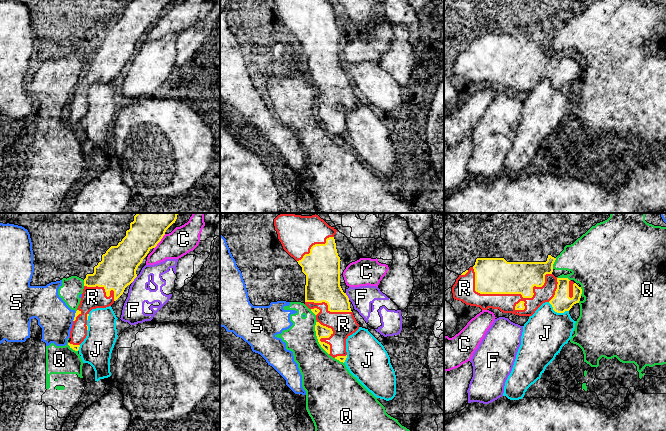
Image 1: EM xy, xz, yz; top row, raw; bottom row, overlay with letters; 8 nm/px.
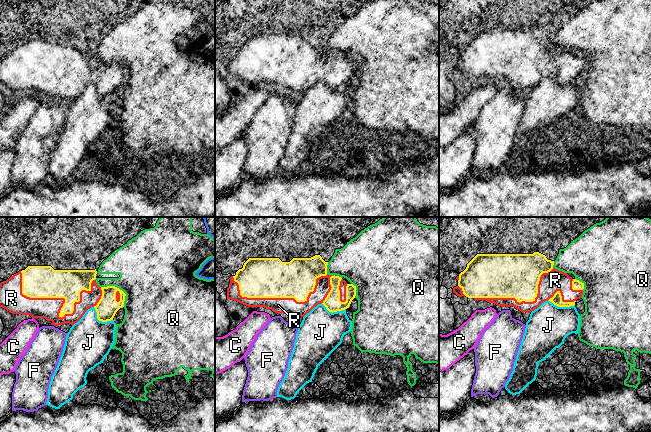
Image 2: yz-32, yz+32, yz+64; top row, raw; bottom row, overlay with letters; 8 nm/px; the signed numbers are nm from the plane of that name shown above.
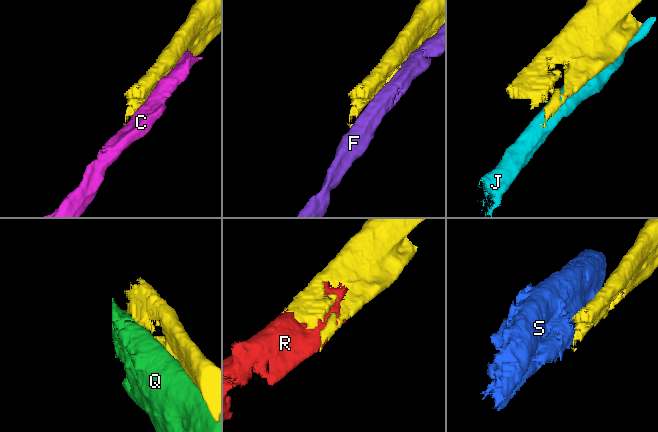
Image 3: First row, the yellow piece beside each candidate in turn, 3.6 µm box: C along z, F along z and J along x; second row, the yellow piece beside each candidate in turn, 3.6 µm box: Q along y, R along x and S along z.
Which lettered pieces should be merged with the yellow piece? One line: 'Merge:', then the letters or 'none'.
Merge: R

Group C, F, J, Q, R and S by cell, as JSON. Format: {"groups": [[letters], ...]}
{"groups": [["C"], ["F"], ["J"], ["Q"], ["R"], ["S"]]}

